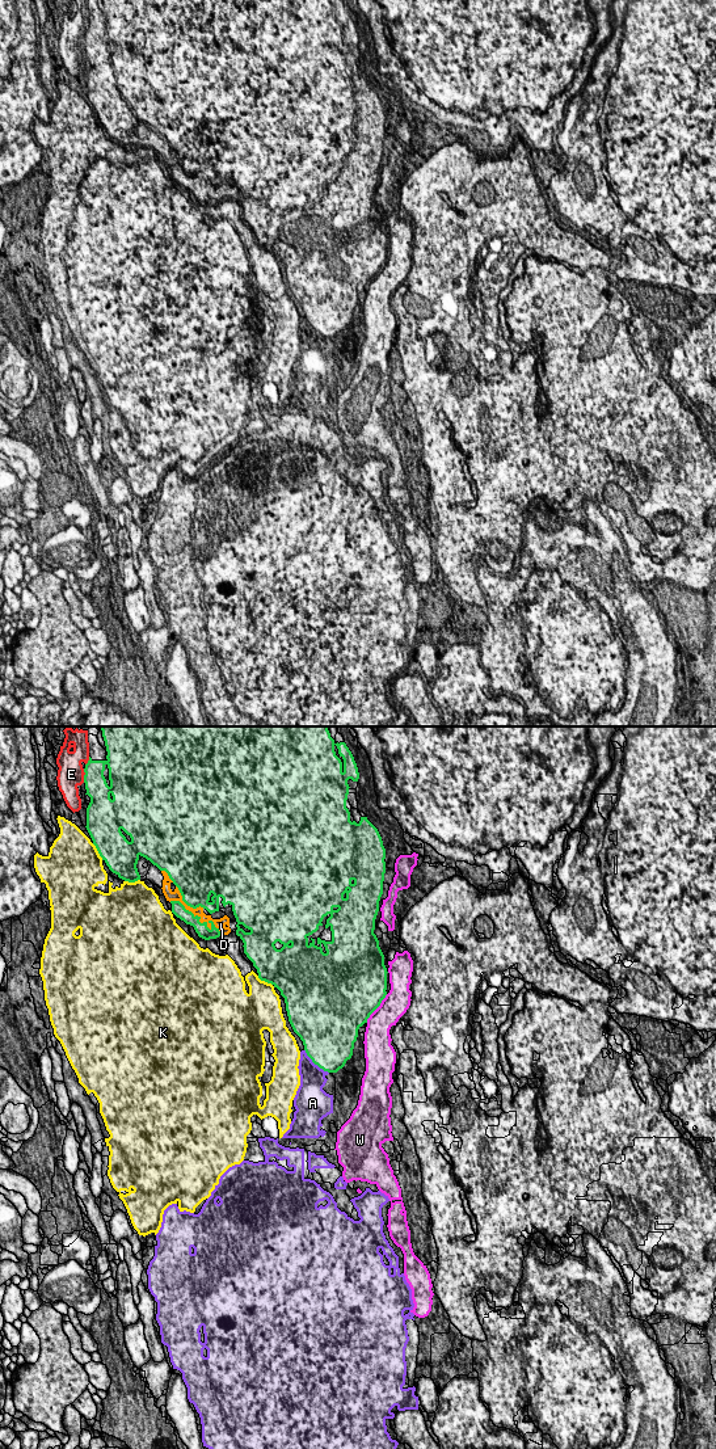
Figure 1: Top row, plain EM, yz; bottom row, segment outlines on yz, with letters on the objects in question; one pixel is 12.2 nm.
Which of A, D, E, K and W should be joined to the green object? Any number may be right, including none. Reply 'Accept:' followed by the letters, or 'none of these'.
Accept: D

